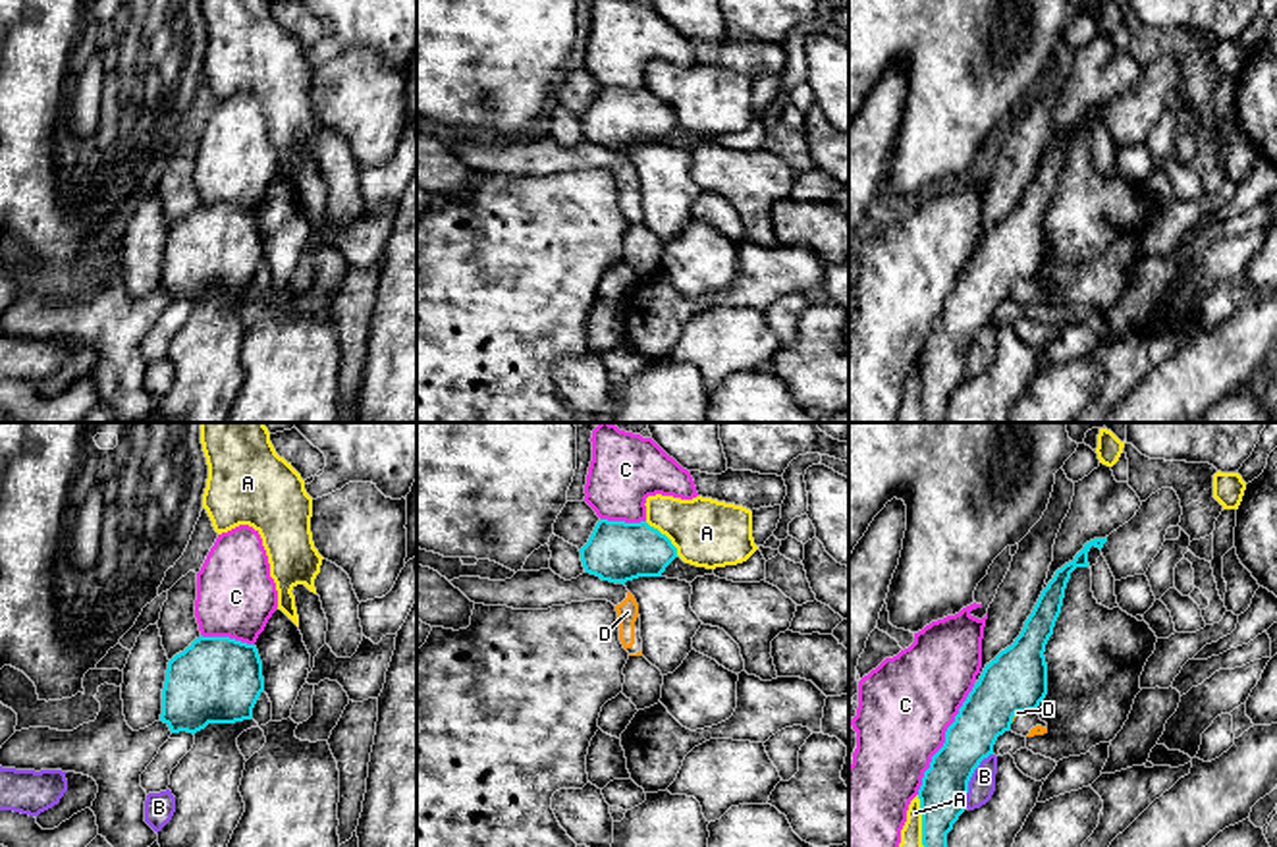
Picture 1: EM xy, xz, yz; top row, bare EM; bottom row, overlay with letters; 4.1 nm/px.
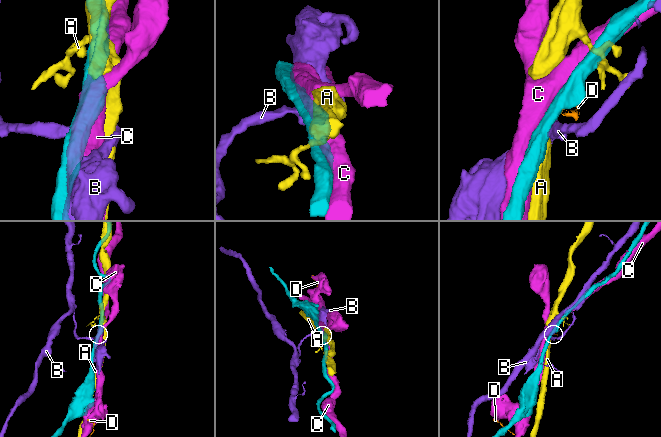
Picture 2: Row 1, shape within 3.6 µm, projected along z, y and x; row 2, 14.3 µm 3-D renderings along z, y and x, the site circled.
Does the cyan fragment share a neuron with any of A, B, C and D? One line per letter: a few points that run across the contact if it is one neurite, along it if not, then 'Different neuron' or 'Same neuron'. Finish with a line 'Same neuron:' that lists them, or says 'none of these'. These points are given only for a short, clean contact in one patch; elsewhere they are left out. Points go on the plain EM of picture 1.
A: Different neuron
B: Different neuron
C: Different neuron
D: Different neuron
Same neuron: none of these

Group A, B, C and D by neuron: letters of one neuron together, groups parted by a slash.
A / B / C / D

